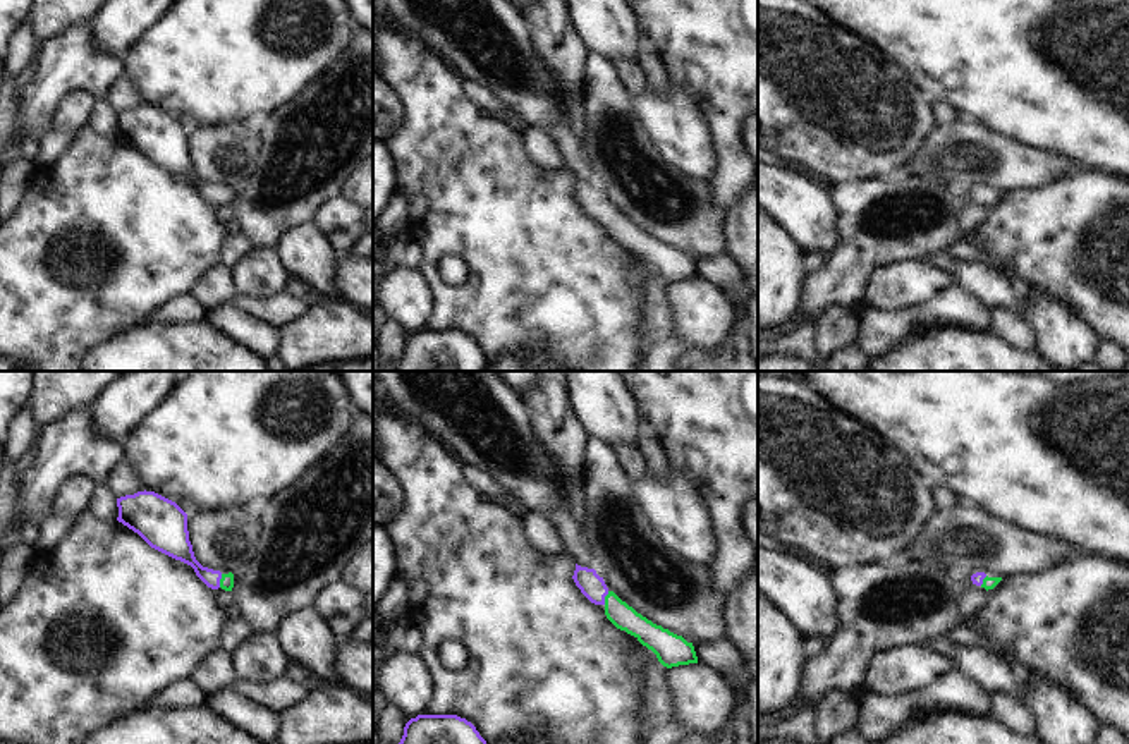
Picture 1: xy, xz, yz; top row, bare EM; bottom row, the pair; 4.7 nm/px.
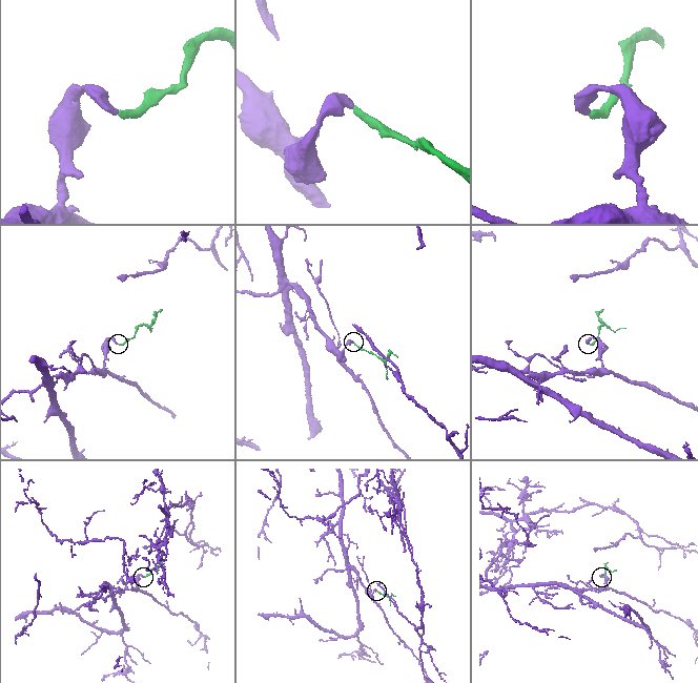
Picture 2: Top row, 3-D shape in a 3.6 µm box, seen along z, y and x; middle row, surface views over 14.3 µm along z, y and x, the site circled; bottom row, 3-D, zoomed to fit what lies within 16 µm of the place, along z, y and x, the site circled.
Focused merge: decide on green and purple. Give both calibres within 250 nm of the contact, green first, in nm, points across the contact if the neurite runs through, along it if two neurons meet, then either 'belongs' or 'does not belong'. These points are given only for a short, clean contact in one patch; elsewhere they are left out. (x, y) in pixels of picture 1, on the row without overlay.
60 nm thick on the green side, 120 nm on the other; runs through xy (227, 195), (220, 196), (207, 191), (179, 162); belongs

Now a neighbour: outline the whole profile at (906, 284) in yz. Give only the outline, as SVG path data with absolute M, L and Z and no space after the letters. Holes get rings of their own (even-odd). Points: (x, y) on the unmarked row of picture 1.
M897 261L871 275L863 302L890 313L921 306L950 285L955 277L930 261Z

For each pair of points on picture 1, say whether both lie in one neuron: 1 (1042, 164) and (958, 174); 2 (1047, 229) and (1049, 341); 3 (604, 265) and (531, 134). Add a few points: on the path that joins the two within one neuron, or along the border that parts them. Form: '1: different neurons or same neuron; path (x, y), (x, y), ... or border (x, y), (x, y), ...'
1: same neuron; path (1021, 165), (978, 165)
2: different neurons; border (1035, 287), (1059, 294), (1081, 317)
3: different neurons; border (523, 140), (524, 152), (535, 164), (562, 169)

